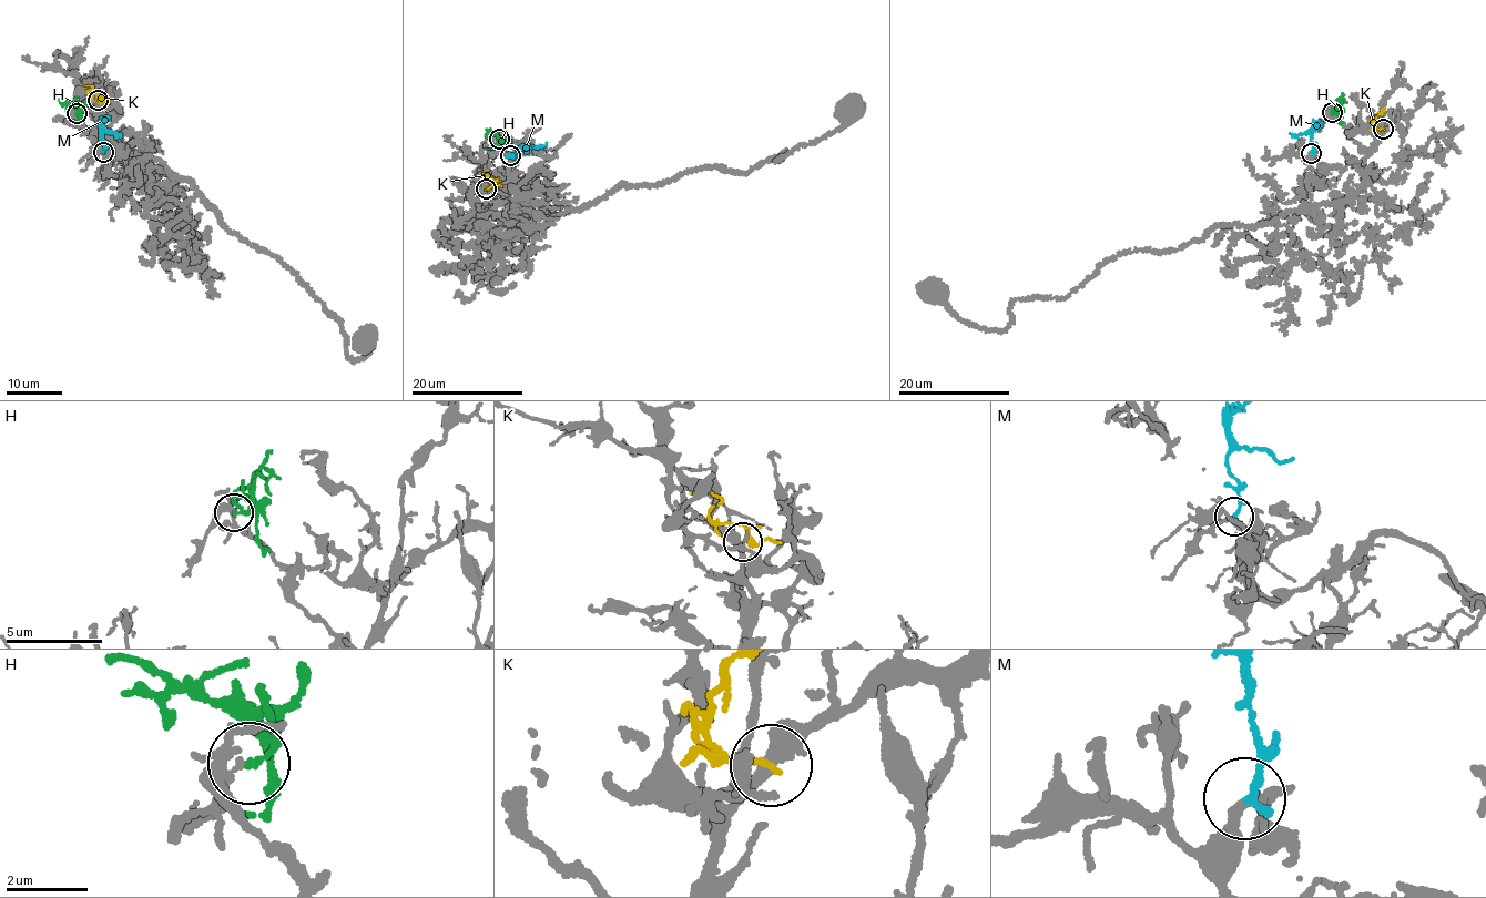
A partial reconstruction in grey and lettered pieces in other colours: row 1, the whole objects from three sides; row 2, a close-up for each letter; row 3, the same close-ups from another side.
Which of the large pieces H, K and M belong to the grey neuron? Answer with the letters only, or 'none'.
M

